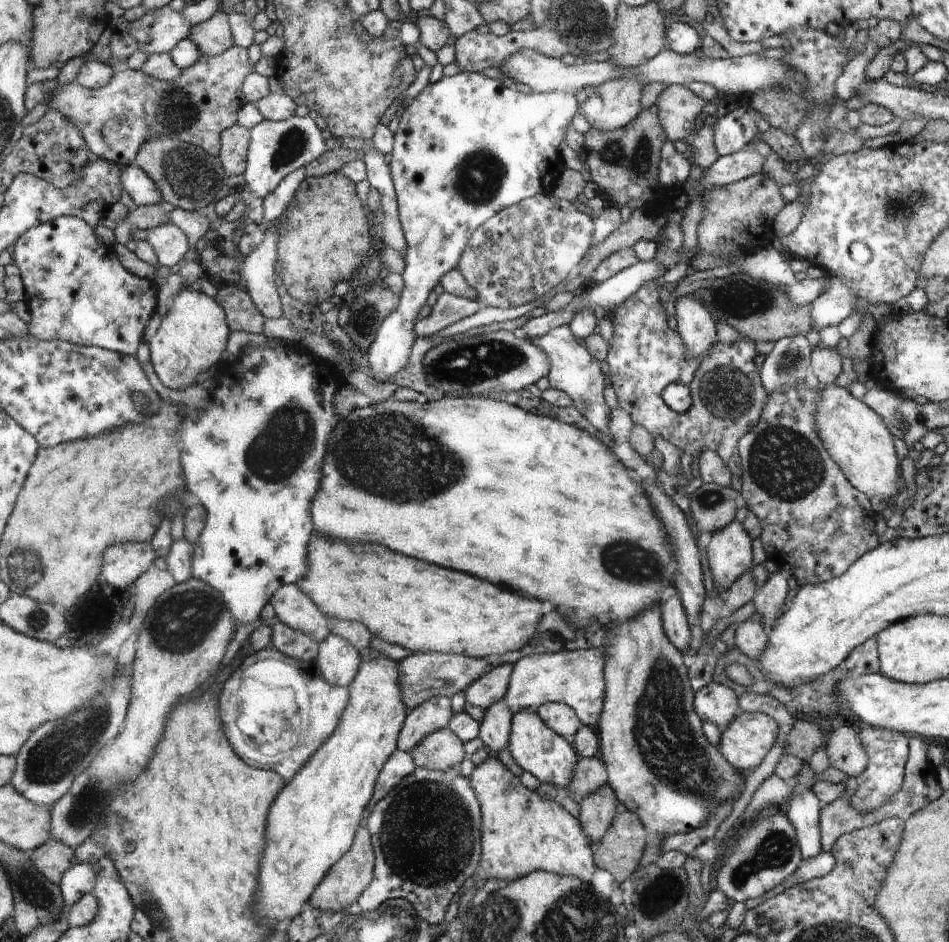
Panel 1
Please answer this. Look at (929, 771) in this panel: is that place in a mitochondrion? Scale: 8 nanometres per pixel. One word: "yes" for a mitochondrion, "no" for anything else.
no

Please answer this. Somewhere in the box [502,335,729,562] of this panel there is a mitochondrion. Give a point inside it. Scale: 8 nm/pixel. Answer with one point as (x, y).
(710, 500)

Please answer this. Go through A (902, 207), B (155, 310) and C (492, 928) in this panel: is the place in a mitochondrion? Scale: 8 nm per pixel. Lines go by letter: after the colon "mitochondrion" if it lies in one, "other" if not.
A: mitochondrion
B: other
C: mitochondrion

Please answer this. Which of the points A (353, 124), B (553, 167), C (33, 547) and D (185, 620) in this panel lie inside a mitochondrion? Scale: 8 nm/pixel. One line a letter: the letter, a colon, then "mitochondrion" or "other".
A: other
B: other
C: mitochondrion
D: mitochondrion

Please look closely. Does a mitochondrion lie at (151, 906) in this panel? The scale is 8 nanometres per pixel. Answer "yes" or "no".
yes

